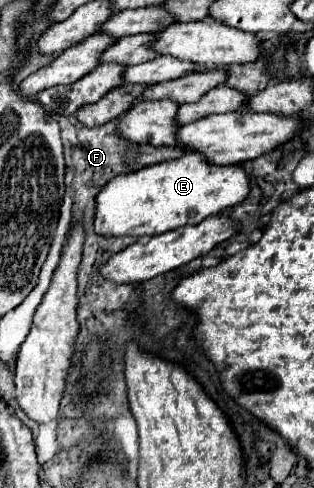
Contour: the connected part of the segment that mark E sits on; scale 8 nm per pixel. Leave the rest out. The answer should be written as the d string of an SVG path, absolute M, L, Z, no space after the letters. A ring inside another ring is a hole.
M195 153L183 155L173 161L163 161L157 165L149 165L139 169L137 173L127 173L111 179L103 191L97 195L97 215L95 215L95 231L101 235L161 235L165 231L183 227L183 225L199 225L203 219L211 215L219 215L223 209L243 203L251 191L249 175L239 165L207 165L203 157L195 157Z

